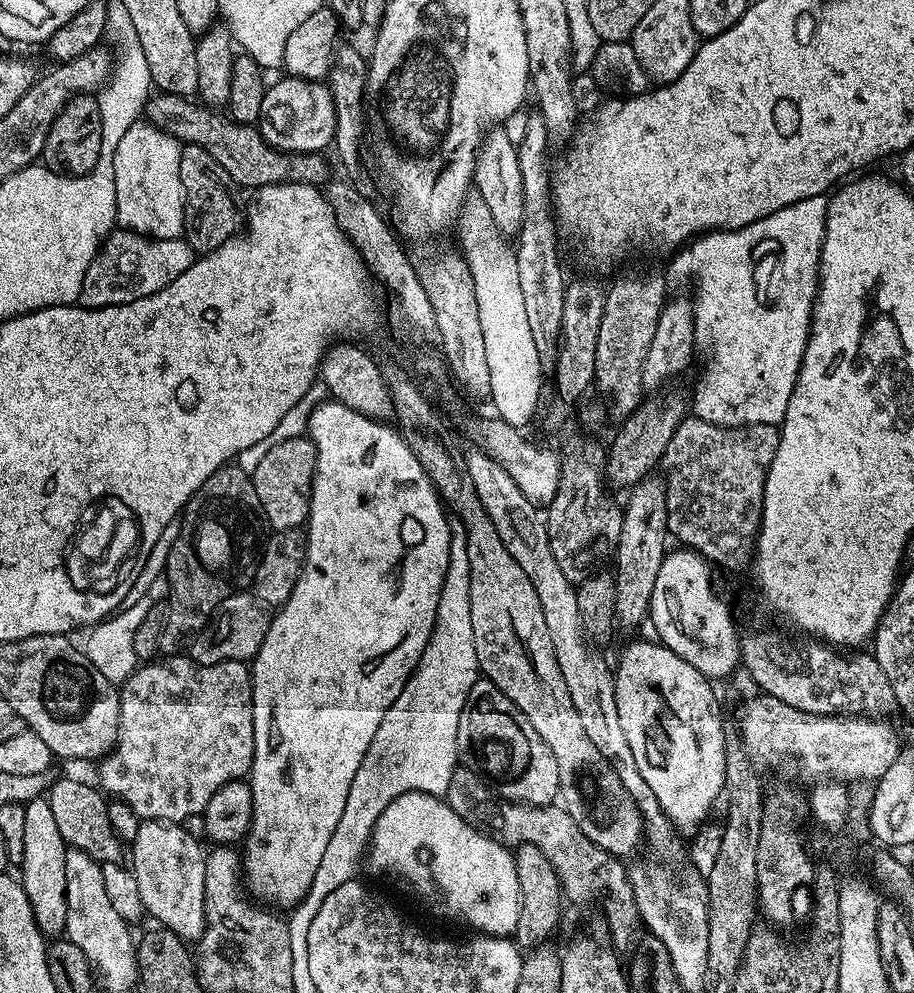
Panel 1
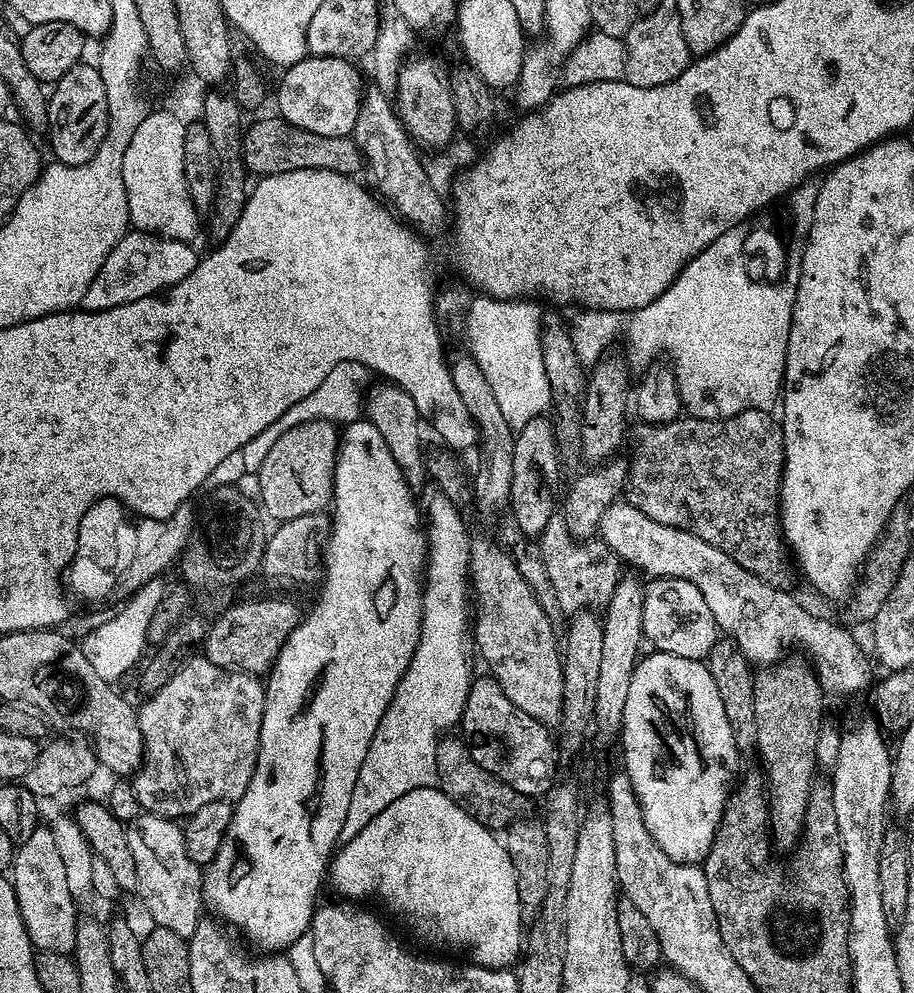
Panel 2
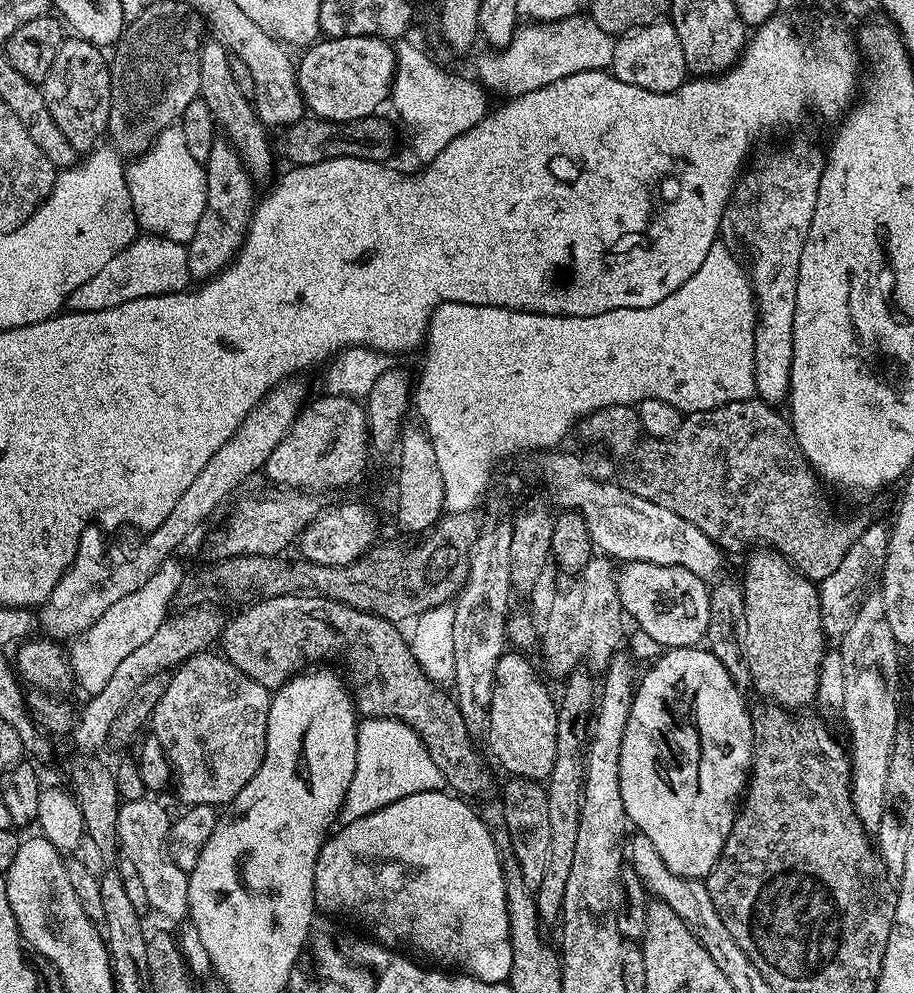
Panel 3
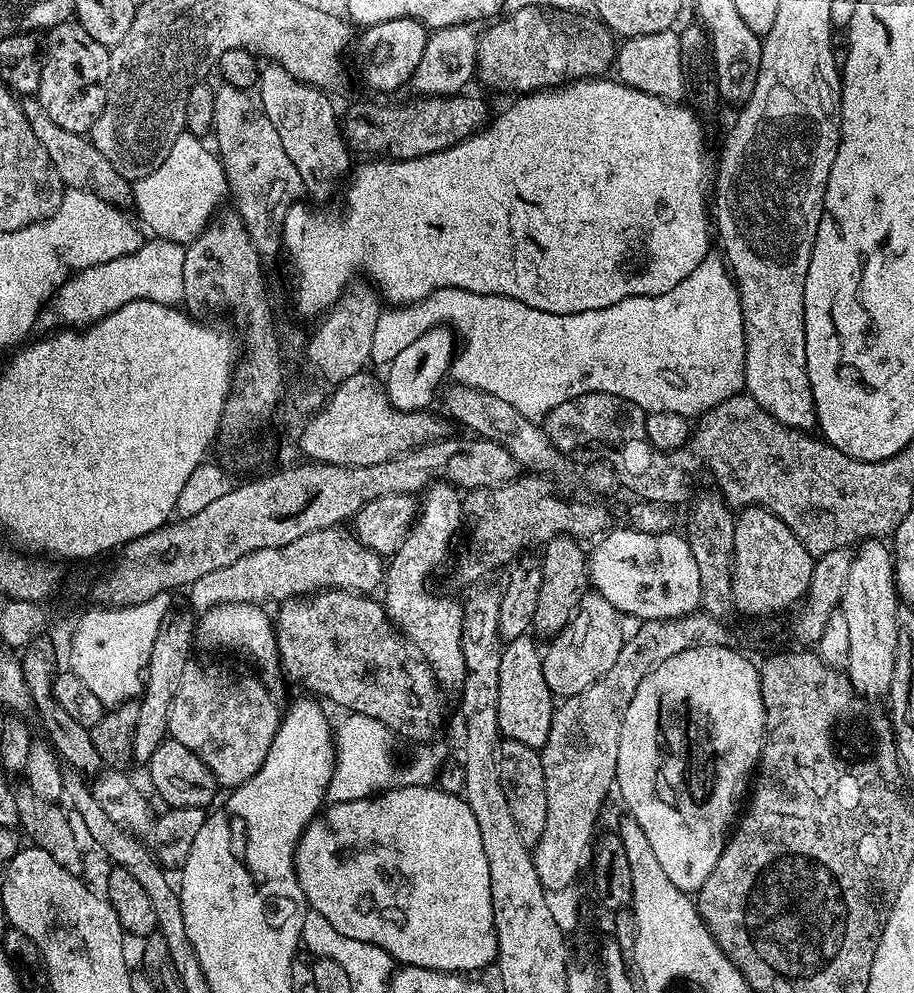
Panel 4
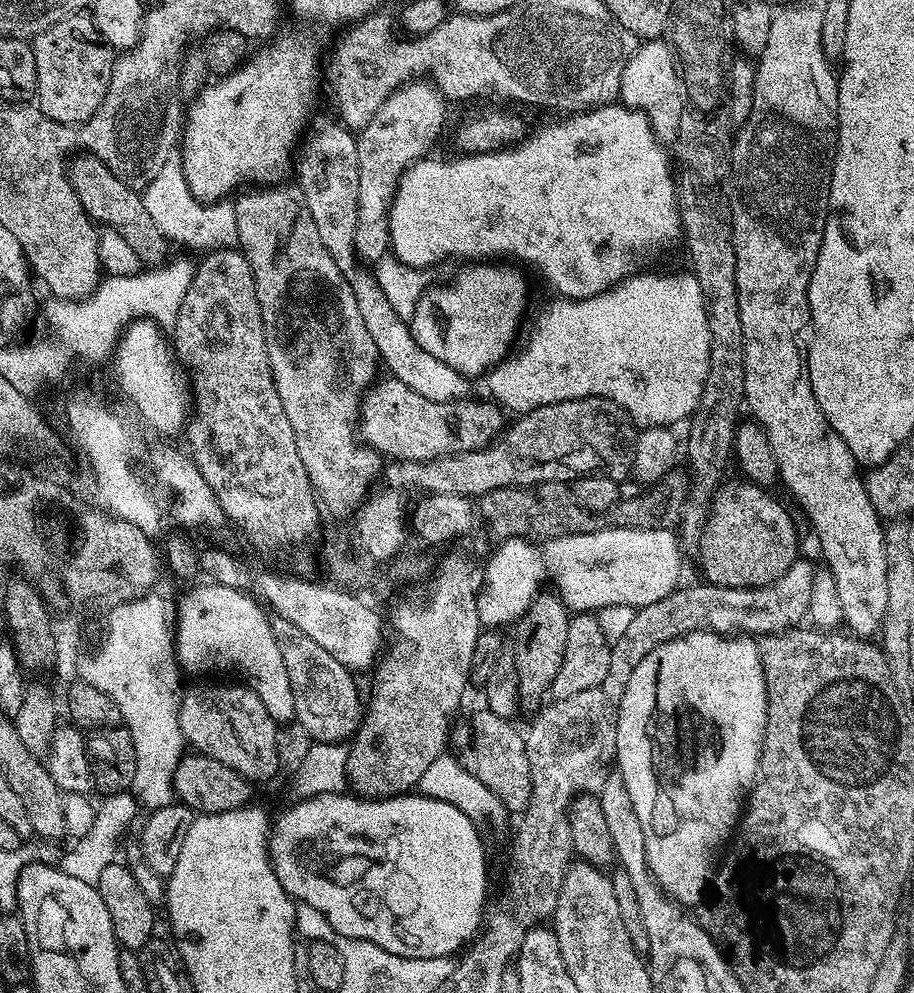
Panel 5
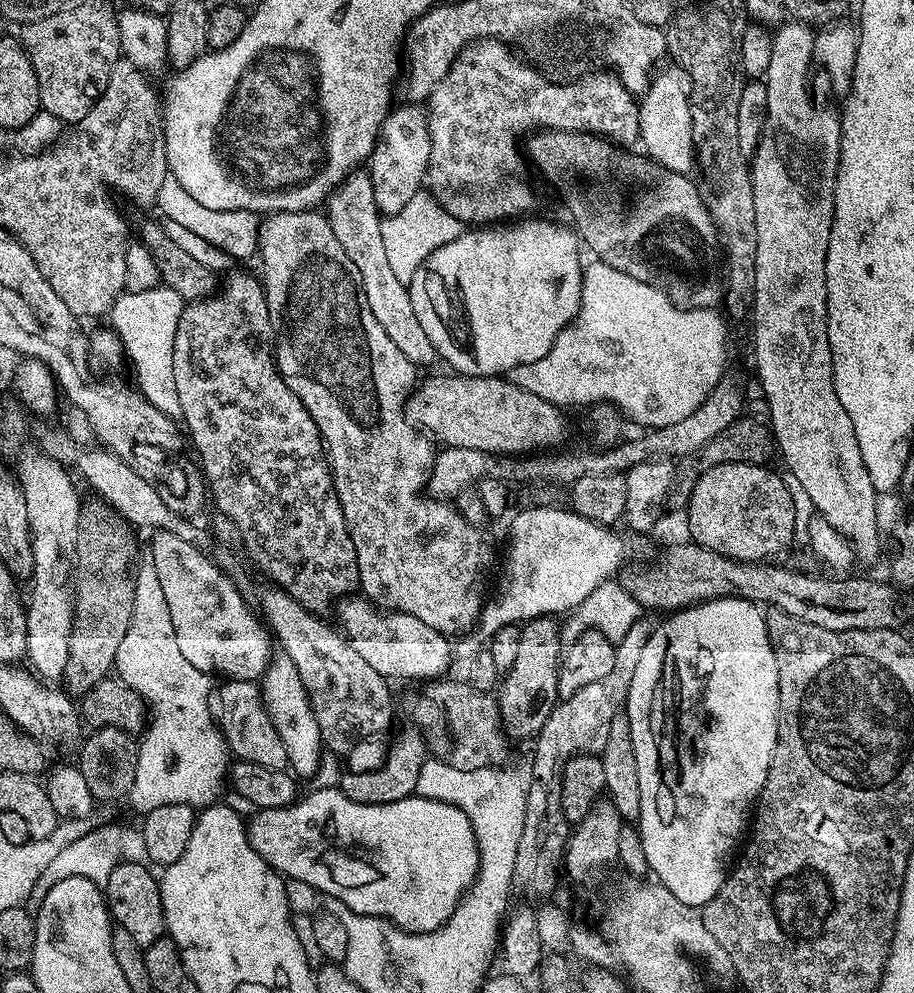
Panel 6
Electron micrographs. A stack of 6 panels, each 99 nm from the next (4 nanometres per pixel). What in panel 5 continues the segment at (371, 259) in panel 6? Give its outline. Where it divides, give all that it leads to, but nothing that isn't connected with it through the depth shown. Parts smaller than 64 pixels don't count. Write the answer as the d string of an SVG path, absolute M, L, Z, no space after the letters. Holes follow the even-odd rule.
M333 120L322 121L303 137L298 152L298 191L314 218L314 226L318 226L318 238L322 238L322 246L326 246L334 257L352 258L356 256L355 230L358 226L357 137L343 123ZM371 271L356 272L351 273L350 279L358 302L358 310L362 310L362 322L366 322L366 330L370 330L370 336L378 346L383 367L388 367L392 371L389 373L406 386L410 386L410 390L422 394L424 398L430 398L432 402L465 399L469 395L469 377L446 366L446 362L438 362L434 354L426 354L426 350L418 346L409 321L400 317L394 307L390 306L385 294L376 284L375 275Z

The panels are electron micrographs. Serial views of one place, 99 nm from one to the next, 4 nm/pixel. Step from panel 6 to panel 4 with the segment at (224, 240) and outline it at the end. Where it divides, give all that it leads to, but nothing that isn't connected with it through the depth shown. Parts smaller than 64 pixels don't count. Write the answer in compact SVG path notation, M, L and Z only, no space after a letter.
M181 132L178 138L174 138L174 146L170 146L166 162L162 162L154 174L146 174L146 178L135 181L131 203L136 204L135 215L139 223L145 229L148 227L153 237L173 240L185 246L191 244L223 205L220 203L224 196L226 200L229 195L224 166L218 162L217 153L209 145L208 149L204 142L192 132Z

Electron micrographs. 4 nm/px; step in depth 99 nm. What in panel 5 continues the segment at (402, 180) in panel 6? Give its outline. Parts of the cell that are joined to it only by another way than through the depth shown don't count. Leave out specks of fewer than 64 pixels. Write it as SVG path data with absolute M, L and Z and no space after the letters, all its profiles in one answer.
M408 81L382 102L367 126L357 133L358 226L355 230L356 256L375 264L388 254L389 216L396 185L410 165L427 157L446 118L446 98L433 83Z

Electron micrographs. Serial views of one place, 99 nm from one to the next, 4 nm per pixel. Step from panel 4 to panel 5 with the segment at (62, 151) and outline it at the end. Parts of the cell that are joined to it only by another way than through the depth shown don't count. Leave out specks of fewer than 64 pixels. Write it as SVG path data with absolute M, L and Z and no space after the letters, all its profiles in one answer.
M76 154L69 159L67 165L68 180L86 215L92 217L97 225L114 231L125 239L134 254L138 254L141 265L159 266L169 259L169 241L165 240L158 226L154 226L144 205L144 197L137 189L126 186L126 182L115 176L106 162L96 156Z

